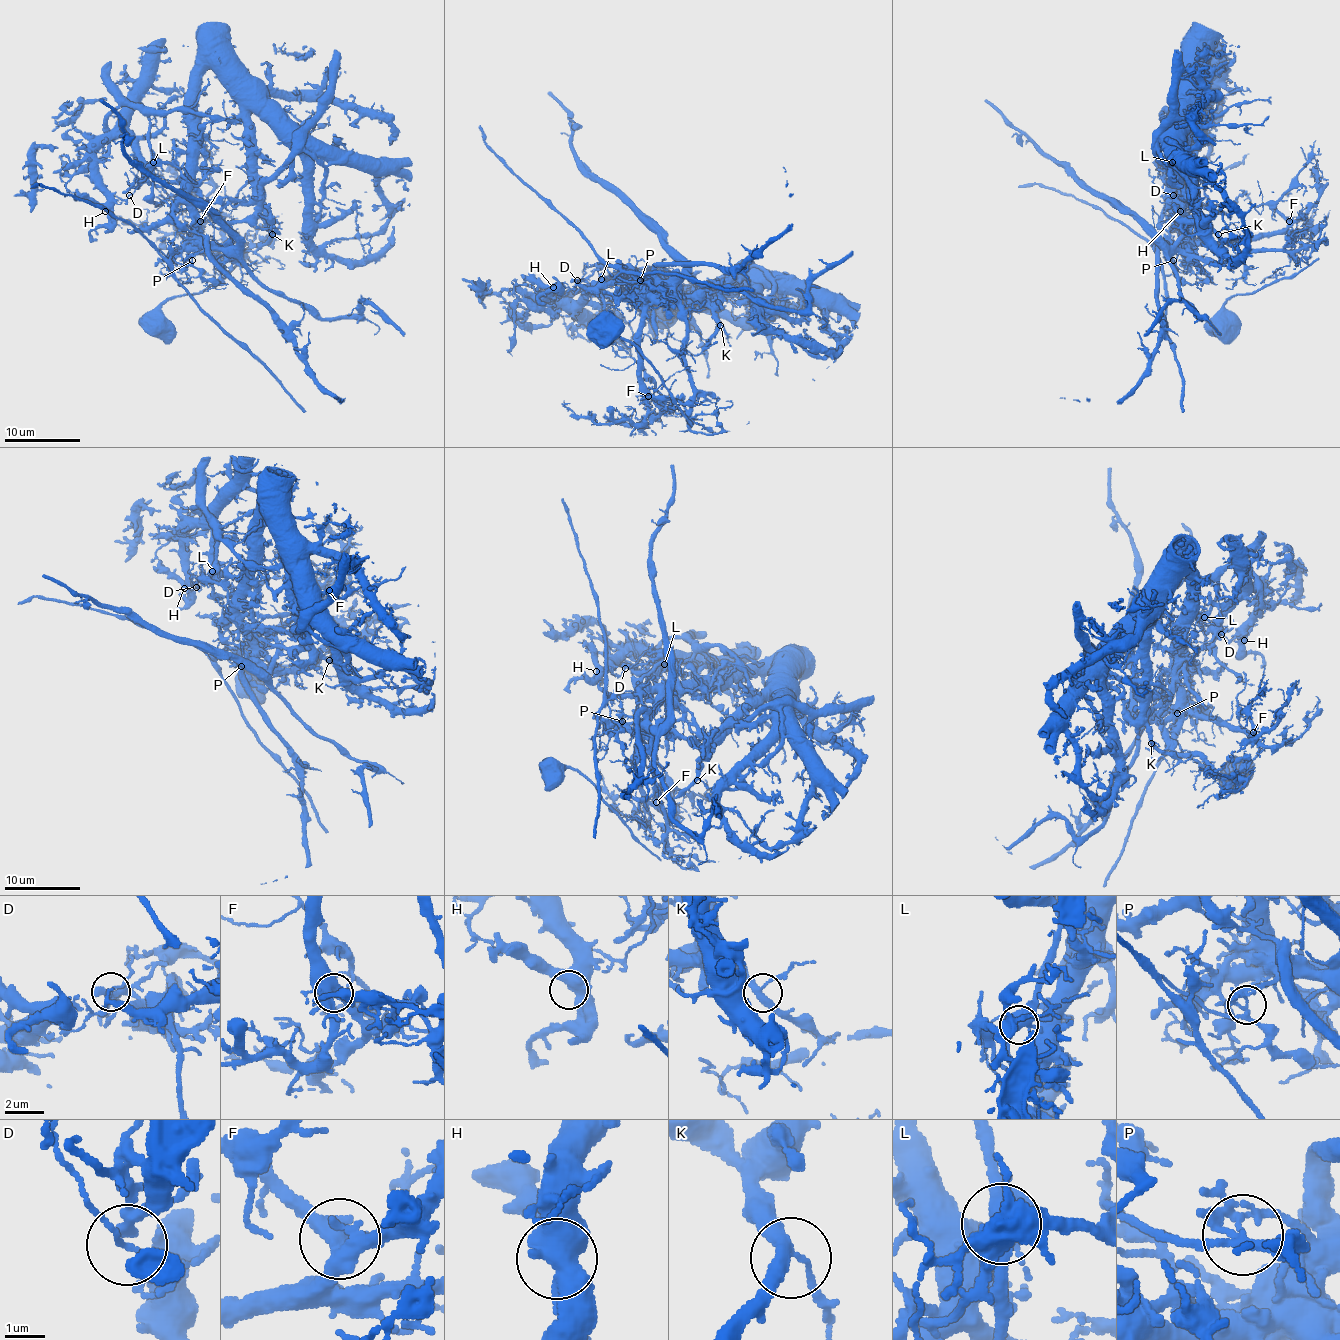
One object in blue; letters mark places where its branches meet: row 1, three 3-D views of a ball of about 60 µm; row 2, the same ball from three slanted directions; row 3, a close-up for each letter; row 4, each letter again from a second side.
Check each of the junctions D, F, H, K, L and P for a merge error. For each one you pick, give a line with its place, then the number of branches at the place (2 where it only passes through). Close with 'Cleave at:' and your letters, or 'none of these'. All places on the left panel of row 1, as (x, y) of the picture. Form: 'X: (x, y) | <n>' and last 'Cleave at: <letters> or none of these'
D: (129, 195) | 3
L: (153, 162) | 5
P: (192, 260) | 3
Cleave at: D, L, P

